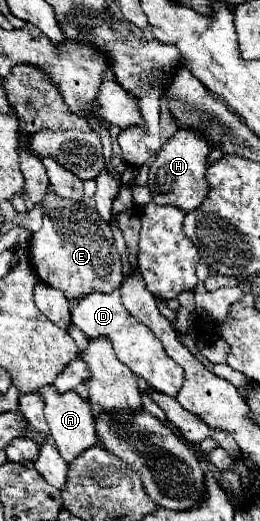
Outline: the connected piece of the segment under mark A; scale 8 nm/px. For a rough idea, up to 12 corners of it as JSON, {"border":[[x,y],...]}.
{"border":[[42,387],[44,417],[66,463],[98,443],[92,407]]}

